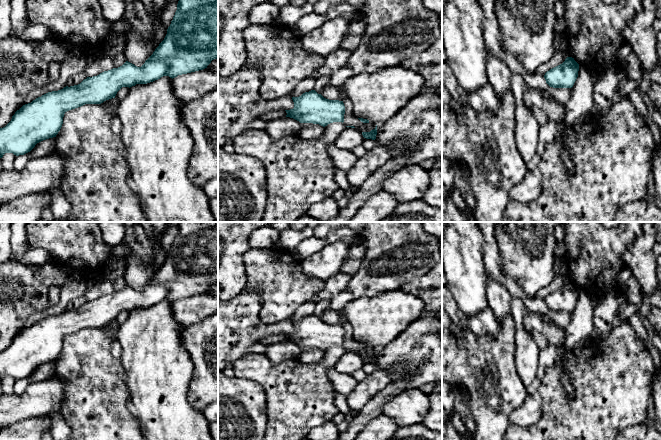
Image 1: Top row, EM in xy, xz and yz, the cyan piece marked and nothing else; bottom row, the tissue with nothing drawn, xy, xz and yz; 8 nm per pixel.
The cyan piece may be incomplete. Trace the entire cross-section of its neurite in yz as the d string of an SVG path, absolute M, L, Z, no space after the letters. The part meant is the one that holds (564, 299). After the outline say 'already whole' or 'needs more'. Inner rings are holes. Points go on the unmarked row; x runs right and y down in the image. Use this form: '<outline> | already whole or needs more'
M572 281L547 295L544 299L546 307L553 312L572 312L579 295L579 288Z | already whole

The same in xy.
M180 222L177 234L164 264L141 291L126 285L122 290L87 301L80 308L48 316L23 329L11 345L0 352L0 382L5 377L16 380L30 376L37 367L56 361L63 348L64 338L85 328L101 328L115 322L122 311L147 308L163 300L175 302L207 292L218 282L218 222Z | already whole

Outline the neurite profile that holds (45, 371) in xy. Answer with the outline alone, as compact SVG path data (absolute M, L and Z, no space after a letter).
M55 361L37 367L30 376L24 379L16 380L13 394L16 395L23 394L29 385L35 382L41 382L45 379L49 379L50 377L55 375L55 372L56 372Z

